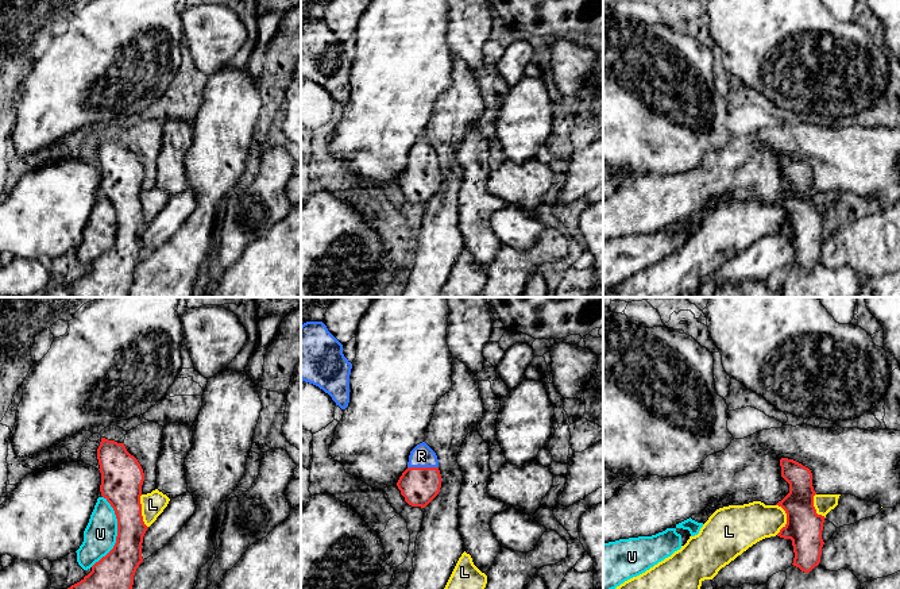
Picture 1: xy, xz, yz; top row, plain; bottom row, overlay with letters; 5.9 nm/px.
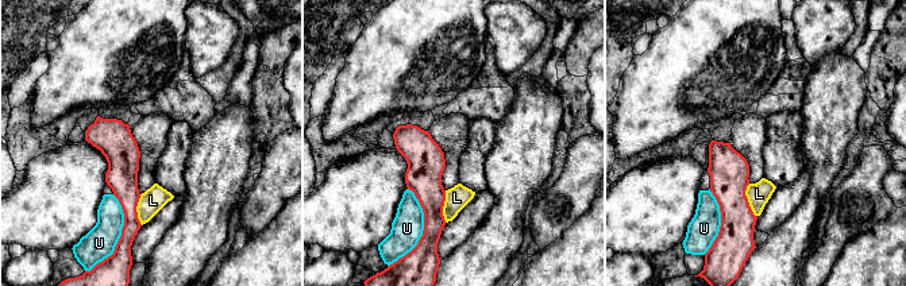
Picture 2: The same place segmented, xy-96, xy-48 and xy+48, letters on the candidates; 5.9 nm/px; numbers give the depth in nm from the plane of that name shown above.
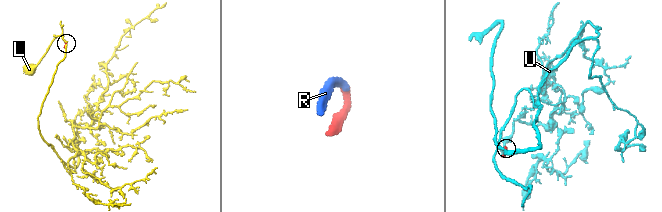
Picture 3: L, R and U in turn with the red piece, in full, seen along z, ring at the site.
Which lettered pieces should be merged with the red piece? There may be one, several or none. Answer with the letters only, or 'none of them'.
R

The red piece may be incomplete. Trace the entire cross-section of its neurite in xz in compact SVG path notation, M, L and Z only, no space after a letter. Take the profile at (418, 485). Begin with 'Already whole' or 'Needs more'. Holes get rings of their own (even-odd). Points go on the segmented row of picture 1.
Needs more. M425 442L410 451L407 469L399 477L397 486L412 507L425 508L439 494L441 488L439 459Z

